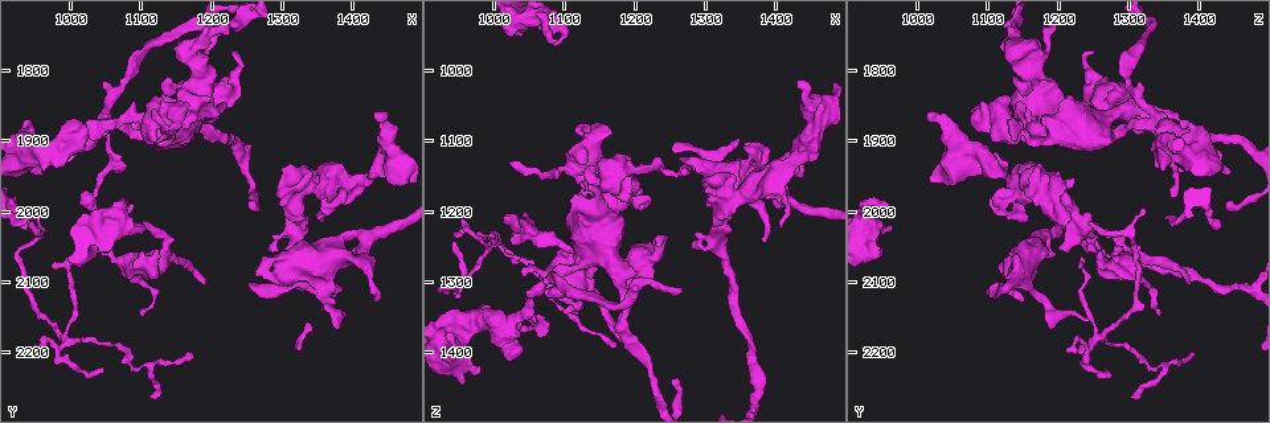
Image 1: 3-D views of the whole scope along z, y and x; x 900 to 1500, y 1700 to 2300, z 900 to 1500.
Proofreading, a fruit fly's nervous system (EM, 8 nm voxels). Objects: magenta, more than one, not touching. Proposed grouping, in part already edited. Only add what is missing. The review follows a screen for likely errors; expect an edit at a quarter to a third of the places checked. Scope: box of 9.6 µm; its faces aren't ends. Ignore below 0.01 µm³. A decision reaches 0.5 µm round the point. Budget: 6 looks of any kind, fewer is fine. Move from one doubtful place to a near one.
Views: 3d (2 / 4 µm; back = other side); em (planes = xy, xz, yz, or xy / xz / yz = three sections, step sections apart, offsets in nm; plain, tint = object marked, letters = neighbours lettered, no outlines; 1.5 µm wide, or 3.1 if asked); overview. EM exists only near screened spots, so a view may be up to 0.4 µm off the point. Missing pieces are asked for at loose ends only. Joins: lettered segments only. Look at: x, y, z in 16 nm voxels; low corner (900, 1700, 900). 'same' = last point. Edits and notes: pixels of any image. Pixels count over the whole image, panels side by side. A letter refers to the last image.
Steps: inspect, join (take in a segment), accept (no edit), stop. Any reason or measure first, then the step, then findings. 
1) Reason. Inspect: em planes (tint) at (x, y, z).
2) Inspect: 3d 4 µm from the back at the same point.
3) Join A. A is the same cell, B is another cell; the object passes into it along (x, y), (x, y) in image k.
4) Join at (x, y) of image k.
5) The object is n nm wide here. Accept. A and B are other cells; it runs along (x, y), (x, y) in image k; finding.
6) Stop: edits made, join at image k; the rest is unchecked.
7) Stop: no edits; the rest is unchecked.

Free end. Inspect: em xz step 8 (tint) at (1050, 2050, 1295).

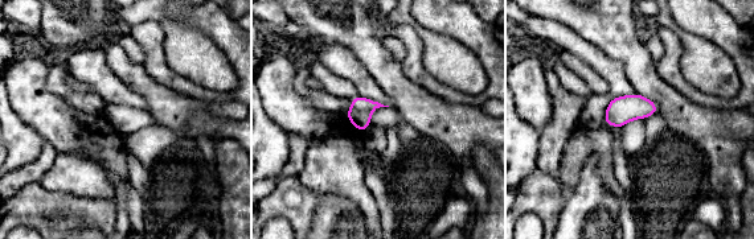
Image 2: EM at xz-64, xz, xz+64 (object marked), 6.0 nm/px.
Inspect: em planes (tint) at the same point.

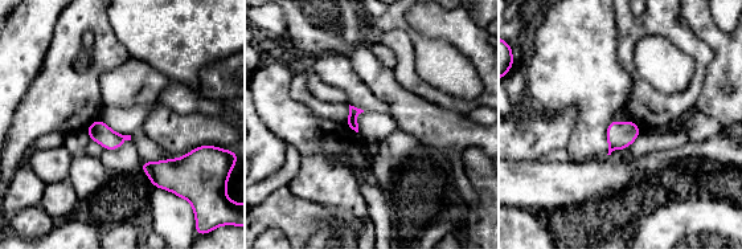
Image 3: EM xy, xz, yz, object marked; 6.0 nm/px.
Inspect: em planes (letters) at the same point.

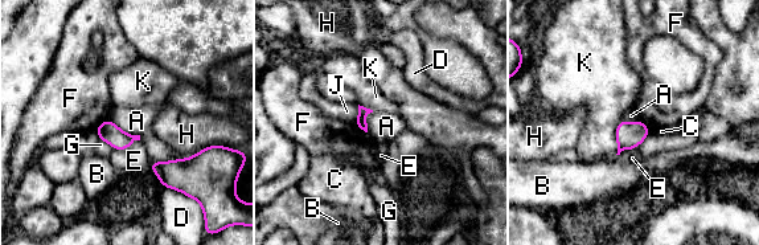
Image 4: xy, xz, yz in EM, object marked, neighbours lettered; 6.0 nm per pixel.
Accept. A, B, C, D, E, F, G, H, J and K are other cells; a border runs along (139, 139), (126, 148), (114, 150) in image 4; no lettered segment goes on from it.

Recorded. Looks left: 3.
An open end. Inspect: em xz step 4 (tint) at (1030, 2065, 945).

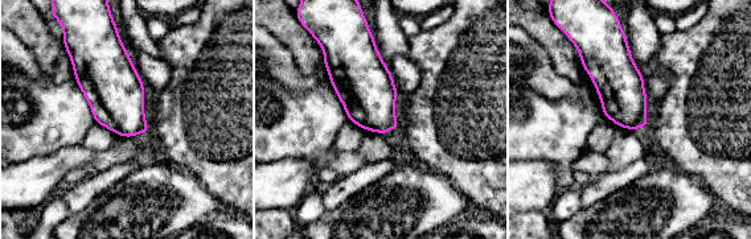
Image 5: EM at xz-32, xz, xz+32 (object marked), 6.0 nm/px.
Another direction. Inspect: em yz step 4 (letters) at the same point.

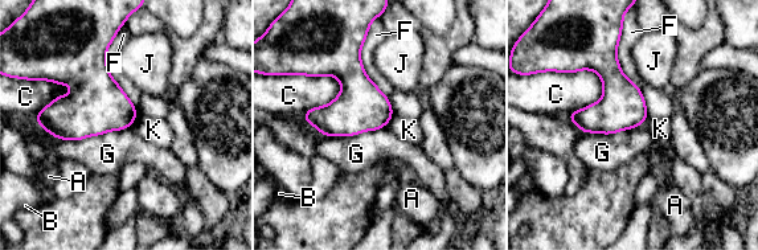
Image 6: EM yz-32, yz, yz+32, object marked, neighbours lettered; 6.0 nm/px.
Accept. A, B, C, F, G, J and K are other cells; a border runs along (131, 126), (78, 140), (60, 140) in image 6; no lettered segment goes on from it.

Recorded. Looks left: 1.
Stop: no edits; the rest is unchecked.

